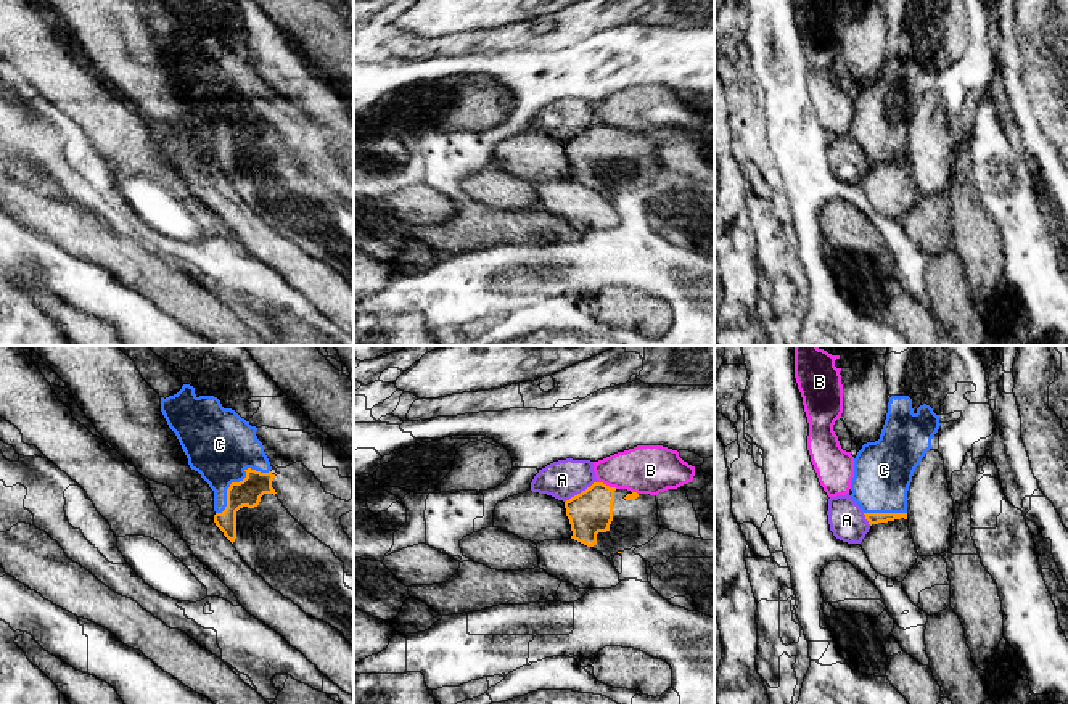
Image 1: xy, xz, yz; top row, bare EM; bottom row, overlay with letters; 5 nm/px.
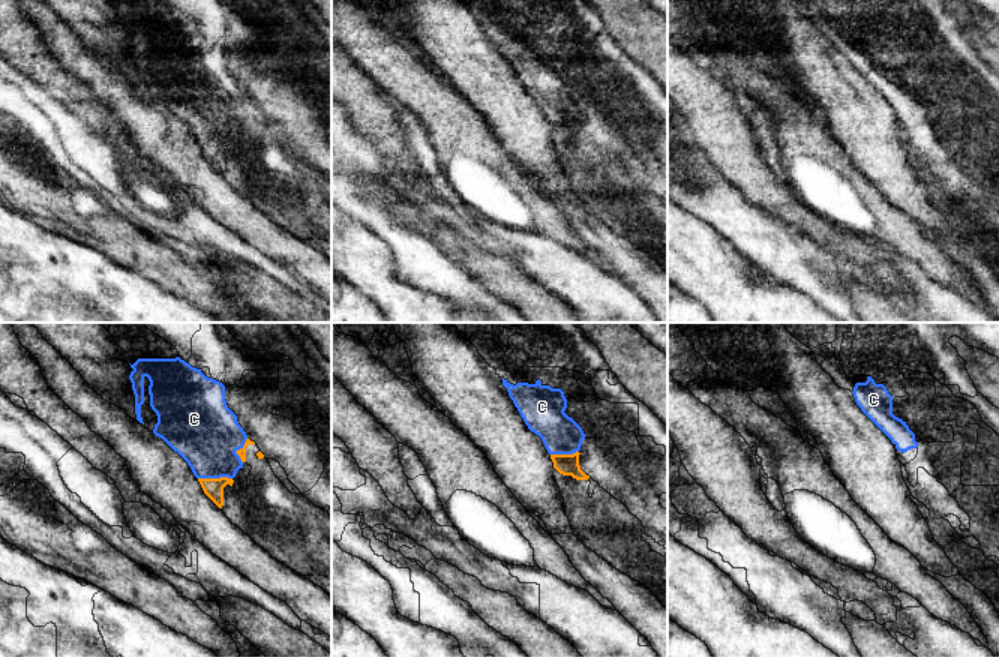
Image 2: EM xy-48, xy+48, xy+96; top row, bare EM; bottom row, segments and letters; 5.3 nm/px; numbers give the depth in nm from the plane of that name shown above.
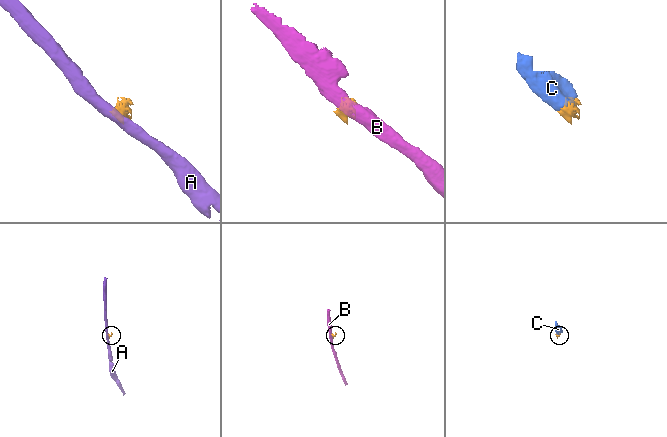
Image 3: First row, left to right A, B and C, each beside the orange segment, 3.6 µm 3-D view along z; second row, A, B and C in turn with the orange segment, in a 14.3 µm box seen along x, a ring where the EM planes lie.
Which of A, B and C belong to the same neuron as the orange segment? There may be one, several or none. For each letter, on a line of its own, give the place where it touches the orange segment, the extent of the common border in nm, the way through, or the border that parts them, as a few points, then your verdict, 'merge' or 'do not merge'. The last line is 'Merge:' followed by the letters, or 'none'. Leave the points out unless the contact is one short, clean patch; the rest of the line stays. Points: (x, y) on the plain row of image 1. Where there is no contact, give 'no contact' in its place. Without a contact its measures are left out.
A: contact xz (581, 132); length 190 nm; border xz (595, 121), (565, 142); do not merge
B: contact xz (607, 126); length 110 nm; border xz (597, 121), (616, 127); do not merge
C: contact xy (235, 123); length 340 nm; merge
Merge: C

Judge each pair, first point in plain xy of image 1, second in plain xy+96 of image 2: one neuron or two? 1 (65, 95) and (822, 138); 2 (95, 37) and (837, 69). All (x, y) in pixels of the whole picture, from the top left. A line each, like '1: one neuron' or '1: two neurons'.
1: one neuron
2: one neuron

